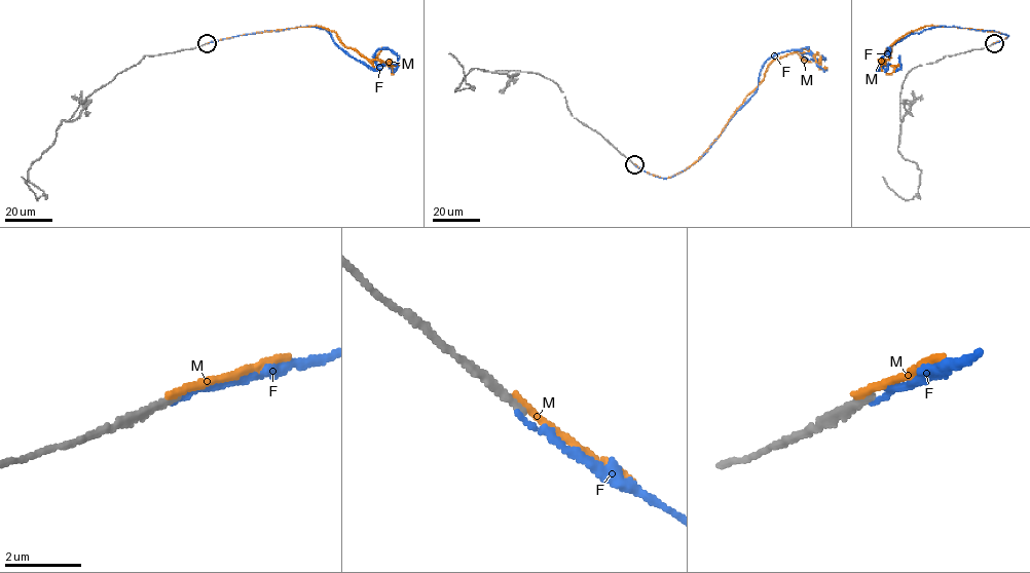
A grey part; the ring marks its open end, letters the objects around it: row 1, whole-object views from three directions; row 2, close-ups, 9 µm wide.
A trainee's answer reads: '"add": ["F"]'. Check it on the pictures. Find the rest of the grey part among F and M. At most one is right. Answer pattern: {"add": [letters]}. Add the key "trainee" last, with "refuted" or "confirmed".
{"add": ["F"], "trainee": "confirmed"}

